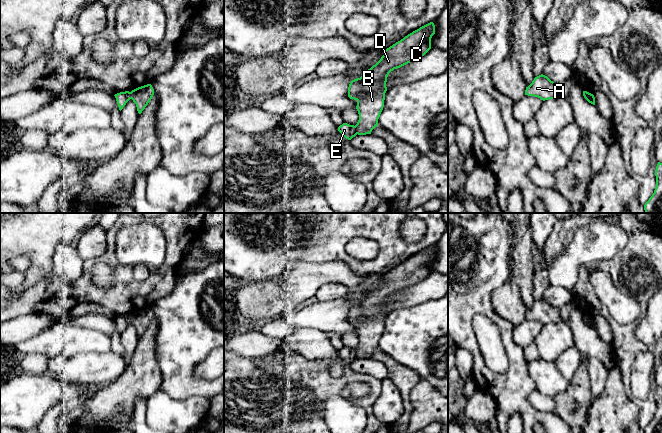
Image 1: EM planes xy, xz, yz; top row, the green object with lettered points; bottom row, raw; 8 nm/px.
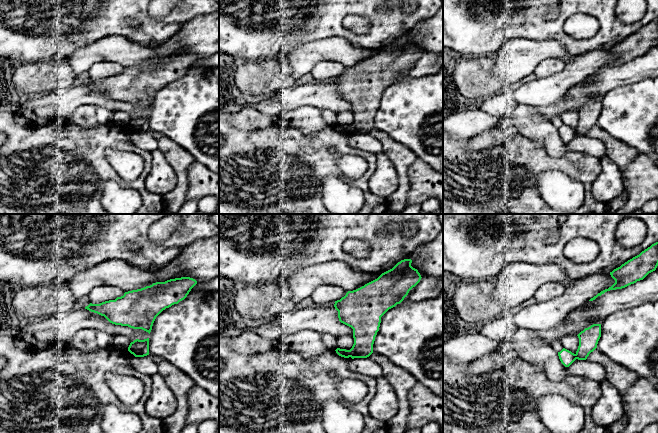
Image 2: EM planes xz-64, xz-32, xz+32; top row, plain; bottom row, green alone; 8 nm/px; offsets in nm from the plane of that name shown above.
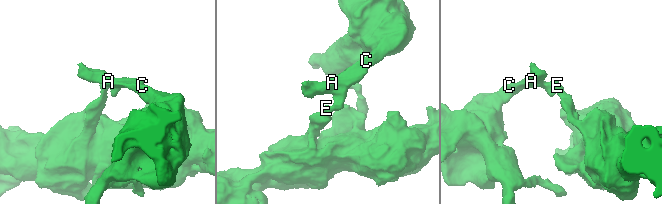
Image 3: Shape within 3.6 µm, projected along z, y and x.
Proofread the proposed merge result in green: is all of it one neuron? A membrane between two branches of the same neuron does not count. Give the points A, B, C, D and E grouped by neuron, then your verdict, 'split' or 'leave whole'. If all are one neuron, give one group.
A B C D / E | split

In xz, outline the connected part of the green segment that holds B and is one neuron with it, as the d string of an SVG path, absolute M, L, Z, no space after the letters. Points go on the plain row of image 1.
M433 246L420 251L387 272L375 289L366 294L360 302L350 306L348 321L357 325L359 344L355 353L358 359L371 358L378 350L389 297L424 280L431 273L431 262L434 258Z

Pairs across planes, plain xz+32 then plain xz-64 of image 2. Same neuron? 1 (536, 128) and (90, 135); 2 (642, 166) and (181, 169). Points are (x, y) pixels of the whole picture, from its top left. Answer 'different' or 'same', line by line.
1: different
2: different

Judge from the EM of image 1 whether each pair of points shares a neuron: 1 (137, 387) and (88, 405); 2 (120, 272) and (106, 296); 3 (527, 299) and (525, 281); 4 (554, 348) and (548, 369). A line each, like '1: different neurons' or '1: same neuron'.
1: same neuron
2: same neuron
3: same neuron
4: different neurons

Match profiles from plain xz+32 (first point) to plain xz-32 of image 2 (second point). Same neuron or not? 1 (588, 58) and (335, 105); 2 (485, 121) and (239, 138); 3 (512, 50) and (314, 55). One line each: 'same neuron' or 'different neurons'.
1: same neuron
2: different neurons
3: same neuron

